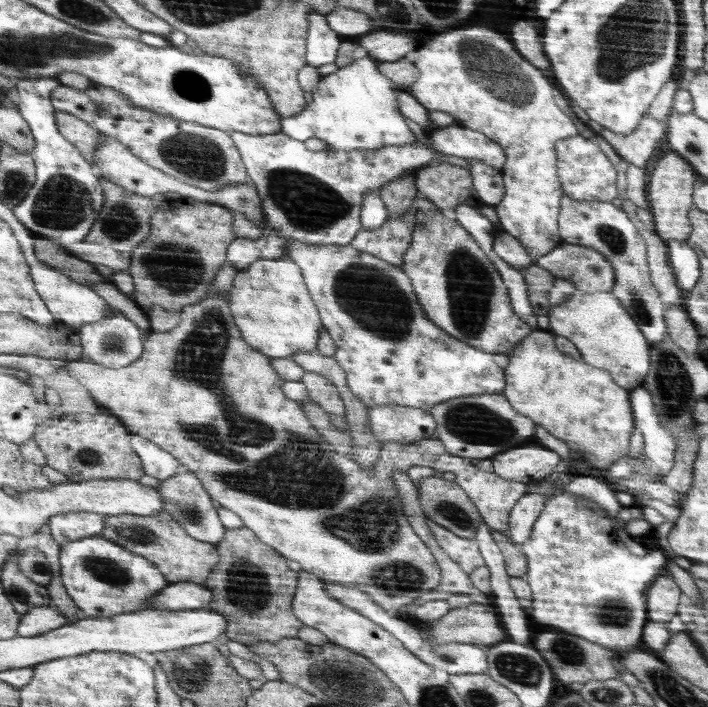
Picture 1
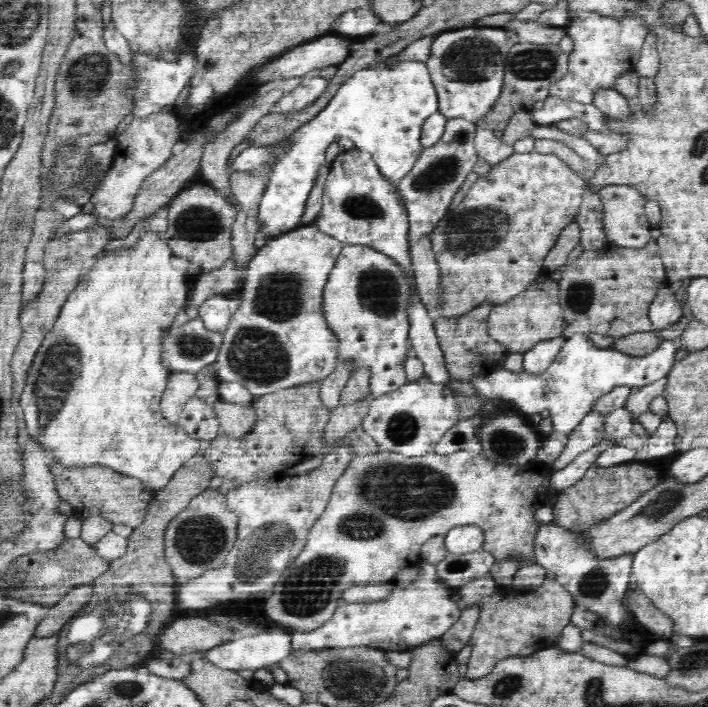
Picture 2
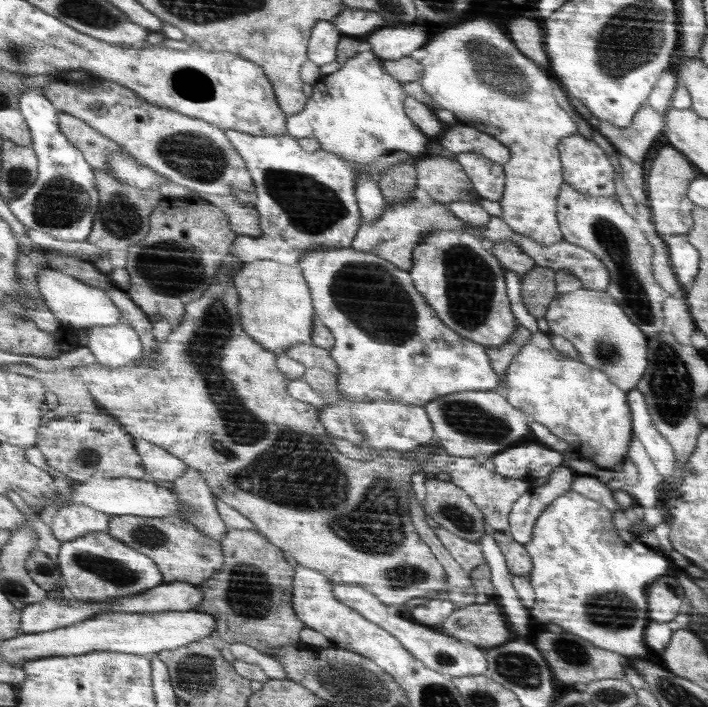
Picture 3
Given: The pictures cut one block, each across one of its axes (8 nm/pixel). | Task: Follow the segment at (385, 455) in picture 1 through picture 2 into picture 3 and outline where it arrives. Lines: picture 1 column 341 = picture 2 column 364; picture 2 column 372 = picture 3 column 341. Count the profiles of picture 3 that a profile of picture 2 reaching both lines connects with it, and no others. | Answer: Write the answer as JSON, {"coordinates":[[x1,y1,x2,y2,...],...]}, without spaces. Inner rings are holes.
{"coordinates":[[228,254,224,264,221,266,225,267,225,269,220,269,217,272,213,283,210,284,209,289,206,290,201,299,185,307,185,316,182,318,180,325,174,328,165,340,155,338,157,342,156,353,152,351,150,357,146,357,146,359,142,358,140,366,133,364,122,369,116,369,96,363,94,365,76,367,73,370,74,376,86,384,96,402,104,406,111,415,120,420,132,436,150,441,152,444,161,445,163,449,169,450,174,456,180,457,185,461,188,468,197,468,207,480,207,485,212,489,213,495,216,498,220,498,220,500,246,516,250,522,254,523,254,530,261,533,271,543,274,543,278,548,281,548,292,558,296,559,300,566,317,570,335,583,360,584,360,586,364,586,366,590,372,592,380,602,388,602,388,604,404,604,404,602,408,602,412,598,418,598,418,596,428,596,428,594,441,592,447,586,445,568,442,568,442,565,437,557,434,556,429,545,421,539,411,516,409,488,413,486,411,478,413,478,415,472,423,470,431,476,437,475,439,472,450,474,449,481,469,493,477,504,477,507,483,512,485,520,490,523,492,530,505,532,509,530,509,514,514,503,526,491,530,490,527,481,519,478,505,477,500,473,488,471,483,465,483,460,478,458,452,456,439,446,436,440,425,444,431,448,431,456,425,458,423,462,416,462,411,458,413,450,400,452,399,450,388,448,380,451,381,455,371,461,354,460,338,452,331,440,324,434,324,429,319,423,317,407,308,404,306,401,299,401,290,394,288,389,290,378,278,370,276,364,277,356,262,348,262,345,257,340,248,336,242,328,240,312,238,312,238,303,240,303,240,300,238,300,238,292,236,292,236,286,234,286,234,276,231,277,229,275,229,270,231,270,232,262,234,261,235,256]]}

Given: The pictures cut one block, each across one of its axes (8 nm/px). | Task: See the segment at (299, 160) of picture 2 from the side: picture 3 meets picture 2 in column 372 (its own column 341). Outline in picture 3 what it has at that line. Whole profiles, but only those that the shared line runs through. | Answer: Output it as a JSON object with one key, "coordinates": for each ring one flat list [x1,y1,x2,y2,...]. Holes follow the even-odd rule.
{"coordinates":[[362,47,356,56,341,64,341,68,328,75,322,75,312,88,312,95,305,107,296,114,288,116,287,134,296,138,313,138,326,152,339,154,346,162,367,166,392,150,404,150,410,154,421,154,433,138,427,137,405,112,403,86,396,77,390,76,384,67,384,61,372,48]]}

